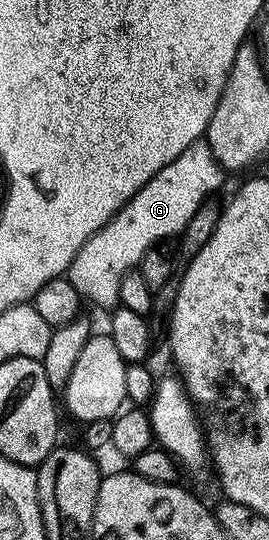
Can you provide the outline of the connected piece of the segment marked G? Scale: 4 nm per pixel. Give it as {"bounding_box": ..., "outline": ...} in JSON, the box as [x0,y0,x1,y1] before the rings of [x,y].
{"bounding_box":[69,139,226,306],"outline":[[[202,139],[187,147],[179,159],[167,163],[155,179],[148,181],[98,233],[83,243],[69,265],[69,281],[86,302],[116,306],[121,301],[121,284],[129,269],[140,266],[148,249],[160,246],[168,237],[180,235],[200,205],[217,193],[225,177],[226,170],[215,159],[208,141]]]}

